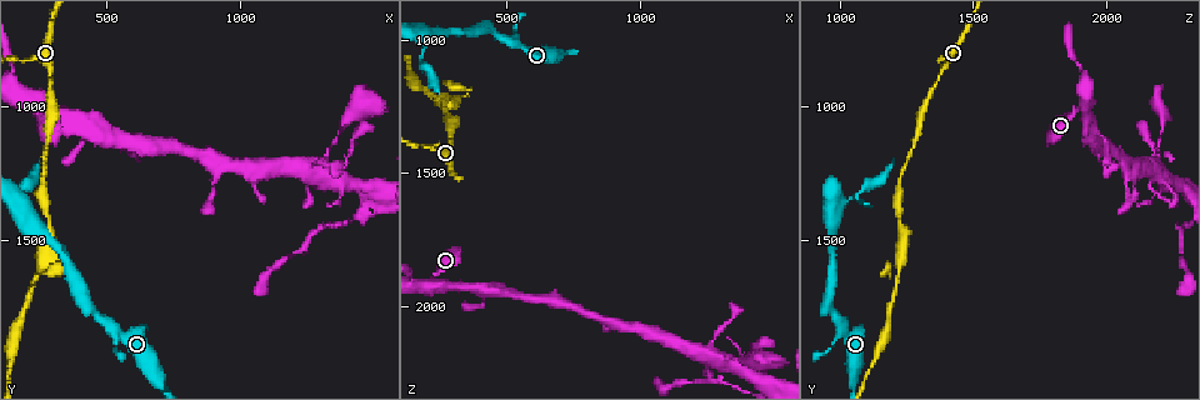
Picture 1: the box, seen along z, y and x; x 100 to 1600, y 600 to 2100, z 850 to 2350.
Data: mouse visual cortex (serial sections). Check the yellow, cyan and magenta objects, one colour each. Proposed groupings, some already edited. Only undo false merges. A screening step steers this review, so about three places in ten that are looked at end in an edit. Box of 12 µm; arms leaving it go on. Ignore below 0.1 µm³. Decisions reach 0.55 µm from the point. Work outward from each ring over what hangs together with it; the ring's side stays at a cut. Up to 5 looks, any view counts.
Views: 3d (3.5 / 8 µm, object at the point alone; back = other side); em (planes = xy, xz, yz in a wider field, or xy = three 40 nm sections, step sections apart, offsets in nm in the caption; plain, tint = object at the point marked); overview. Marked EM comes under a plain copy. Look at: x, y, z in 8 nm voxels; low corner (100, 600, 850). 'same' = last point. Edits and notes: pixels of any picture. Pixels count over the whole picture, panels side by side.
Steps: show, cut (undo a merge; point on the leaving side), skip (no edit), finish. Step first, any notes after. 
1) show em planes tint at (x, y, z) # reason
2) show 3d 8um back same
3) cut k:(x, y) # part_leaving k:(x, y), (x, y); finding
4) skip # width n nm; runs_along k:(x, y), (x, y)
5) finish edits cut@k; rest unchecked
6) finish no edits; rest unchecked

show 3d 3.5um at (200, 970, 1920) # three arms meet

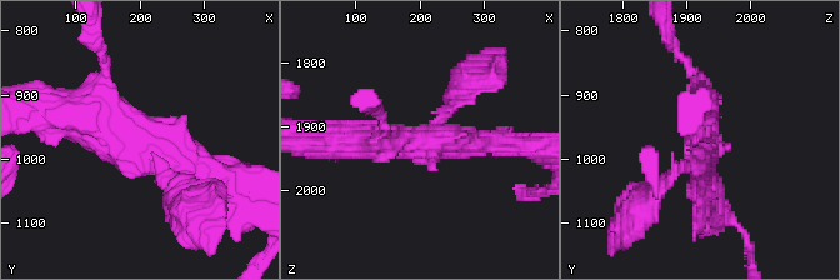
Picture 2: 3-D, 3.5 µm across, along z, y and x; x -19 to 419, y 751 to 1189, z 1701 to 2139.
show em xy step 3 tint at (200, 980, 1930) # arms 3; arm_widths 200, 350, 400 nm

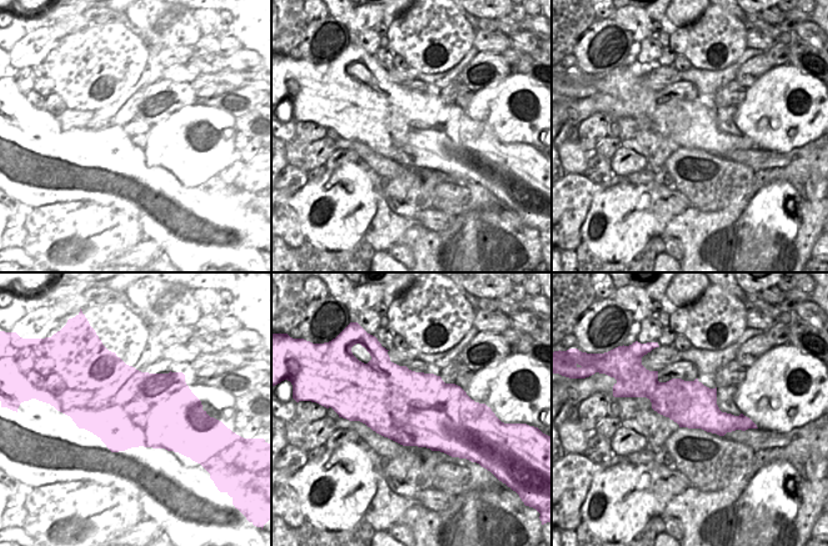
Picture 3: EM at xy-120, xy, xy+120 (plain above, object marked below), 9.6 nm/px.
skip # runs_along 2:(181, 196), (89, 116), (100, 93); all the same cell

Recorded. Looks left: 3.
show 3d 3.5um at (1290, 1250, 2190) # three arms meet

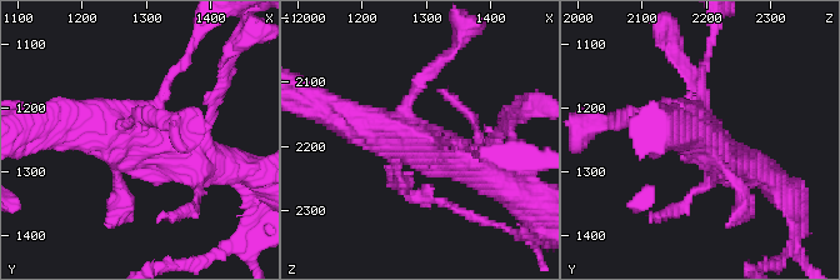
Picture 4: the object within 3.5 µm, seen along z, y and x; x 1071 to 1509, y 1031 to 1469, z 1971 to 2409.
show em xy step 1 tint at (1295, 1245, 2195) # shape alone is not enough

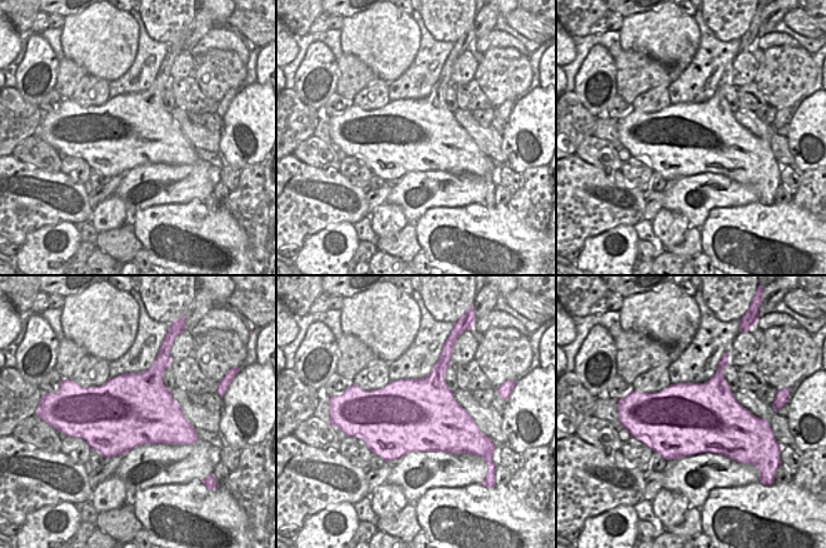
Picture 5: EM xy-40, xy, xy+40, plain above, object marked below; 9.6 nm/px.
skip # runs_along 4:(344, 119), (451, 150), (489, 173); continuous, no second cell

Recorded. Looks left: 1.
finish no edits; rest unchecked

